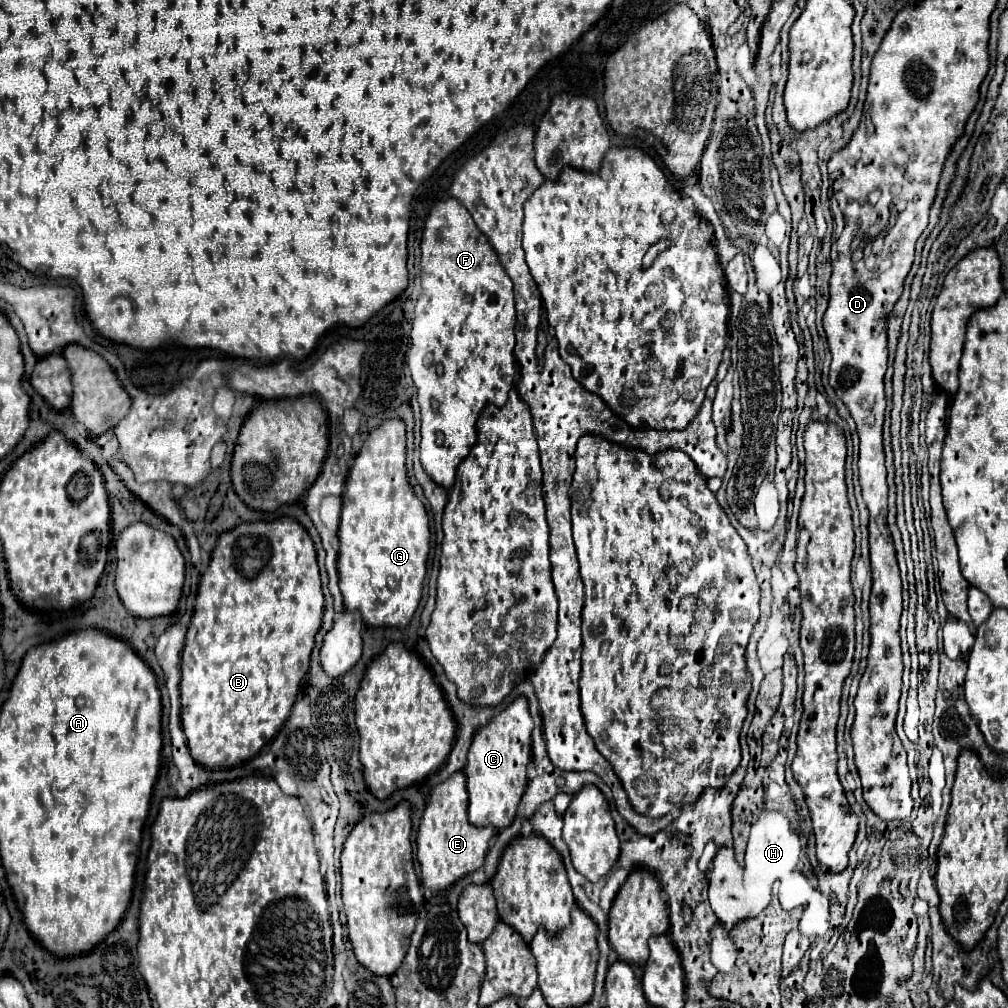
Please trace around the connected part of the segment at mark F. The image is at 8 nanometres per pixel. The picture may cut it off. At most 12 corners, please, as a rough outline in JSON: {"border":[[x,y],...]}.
{"border":[[472,215],[422,235],[408,367],[444,489],[514,385],[512,281]]}

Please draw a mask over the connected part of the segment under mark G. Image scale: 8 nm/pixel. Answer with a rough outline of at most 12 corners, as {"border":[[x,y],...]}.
{"border":[[390,419],[348,473],[340,591],[370,627],[410,625],[430,525]]}

